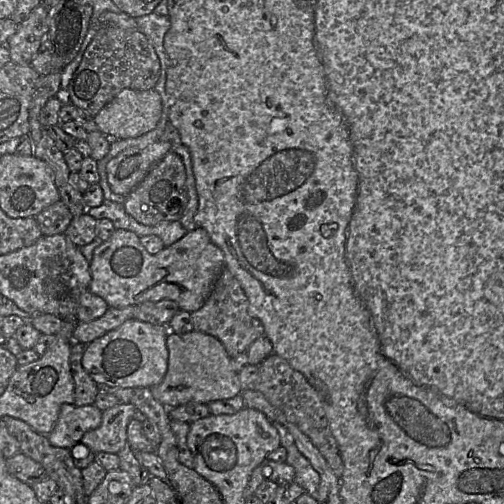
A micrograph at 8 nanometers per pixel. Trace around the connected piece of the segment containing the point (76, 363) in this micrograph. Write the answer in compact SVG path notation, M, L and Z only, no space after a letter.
M73 341L70 353L70 369L74 380L74 404L76 406L93 405L99 393L99 386L87 374L82 357L86 344Z

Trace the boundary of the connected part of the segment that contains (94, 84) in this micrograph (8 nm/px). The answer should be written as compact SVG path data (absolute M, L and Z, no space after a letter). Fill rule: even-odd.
M116 26L98 28L68 84L70 103L94 117L123 89L154 89L160 69L154 47L140 30Z

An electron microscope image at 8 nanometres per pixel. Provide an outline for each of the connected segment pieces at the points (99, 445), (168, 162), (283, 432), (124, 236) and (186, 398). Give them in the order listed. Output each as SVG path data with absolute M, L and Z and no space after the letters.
M123 404L111 407L102 412L102 423L95 429L86 432L81 443L95 454L98 452L117 454L127 442L127 426L134 418L136 407Z
M169 151L126 196L125 211L136 221L147 226L180 220L187 205L186 171L183 160Z
M277 421L272 424L280 435L281 446L287 451L286 463L295 470L294 481L304 489L305 493L316 499L320 484L319 473L313 468L310 461L300 453L289 431Z
M202 227L188 231L180 240L164 247L157 254L150 254L141 244L140 237L136 233L125 229L115 229L110 238L94 250L90 262L89 291L104 299L109 307L123 308L144 302L170 299L175 301L180 309L192 313L204 305L224 268L224 252L212 242L208 232Z
M196 330L184 334L169 331L166 343L169 351L167 373L159 385L150 388L153 397L166 407L189 402L208 404L242 393L238 372L232 368L232 358L218 338Z

